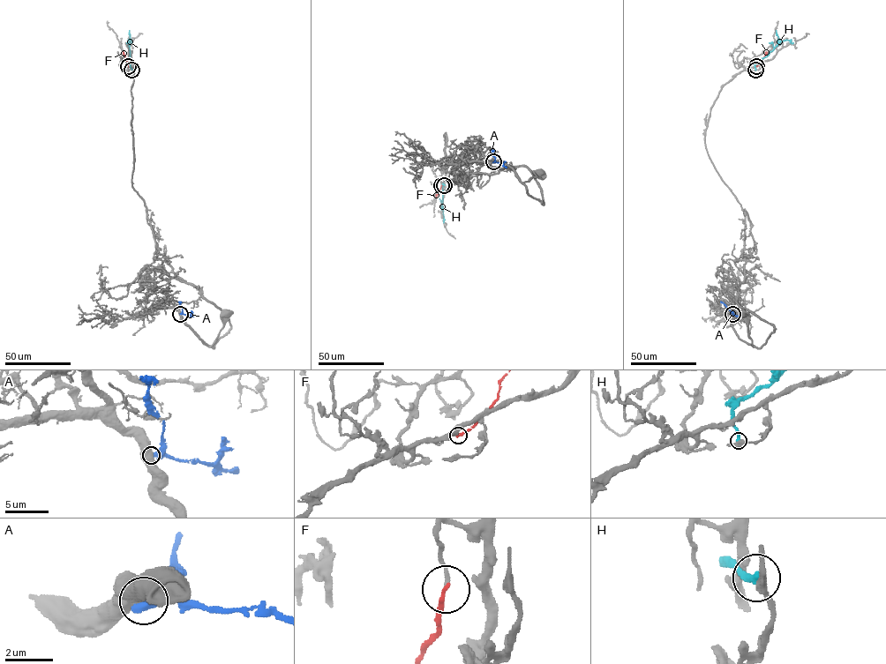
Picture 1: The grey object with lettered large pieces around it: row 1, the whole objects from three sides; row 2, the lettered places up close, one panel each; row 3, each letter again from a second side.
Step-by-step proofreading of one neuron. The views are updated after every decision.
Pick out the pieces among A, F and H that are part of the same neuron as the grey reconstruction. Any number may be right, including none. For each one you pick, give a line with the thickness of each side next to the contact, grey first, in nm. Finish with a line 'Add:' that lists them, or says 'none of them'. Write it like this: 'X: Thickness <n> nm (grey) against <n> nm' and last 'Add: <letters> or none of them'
Add: none of them

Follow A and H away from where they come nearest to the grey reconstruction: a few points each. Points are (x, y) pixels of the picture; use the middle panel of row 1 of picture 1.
A: (493, 162), (495, 157), (491, 150)
H: (444, 185), (444, 222)

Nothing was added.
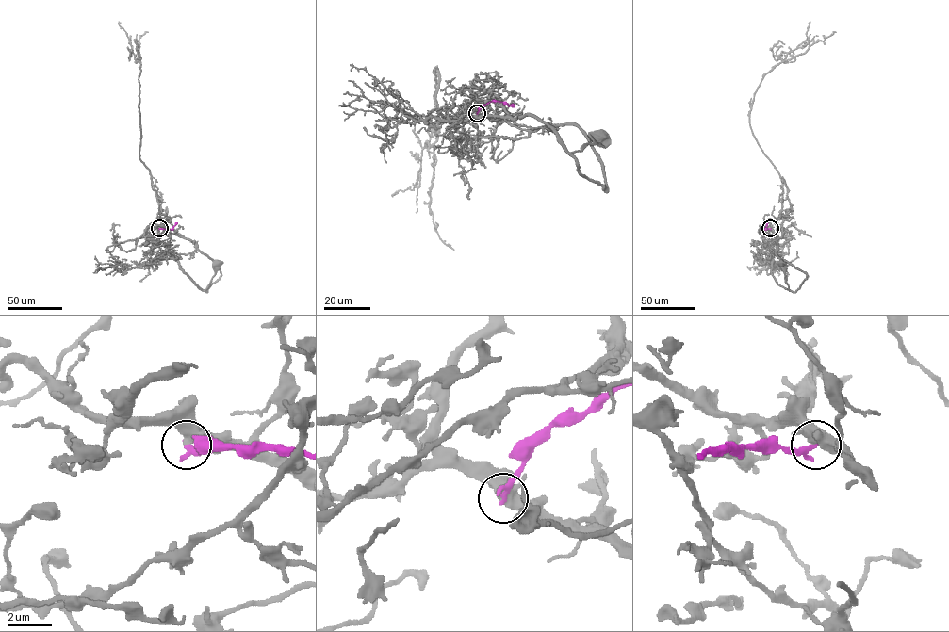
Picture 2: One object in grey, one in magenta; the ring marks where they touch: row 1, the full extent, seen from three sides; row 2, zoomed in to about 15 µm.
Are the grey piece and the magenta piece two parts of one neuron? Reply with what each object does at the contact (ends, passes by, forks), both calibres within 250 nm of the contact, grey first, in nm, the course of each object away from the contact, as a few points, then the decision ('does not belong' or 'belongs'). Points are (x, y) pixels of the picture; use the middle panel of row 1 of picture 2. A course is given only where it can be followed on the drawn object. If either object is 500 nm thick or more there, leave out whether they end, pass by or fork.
grey forks | magenta ends | 400/280 nm | grey via (477, 113), (521, 129), (576, 125), (603, 167), (606, 189), (581, 174), (570, 153), (593, 143), (597, 136) | magenta via (477, 113), (489, 102), (502, 102), (515, 107) | does not belong

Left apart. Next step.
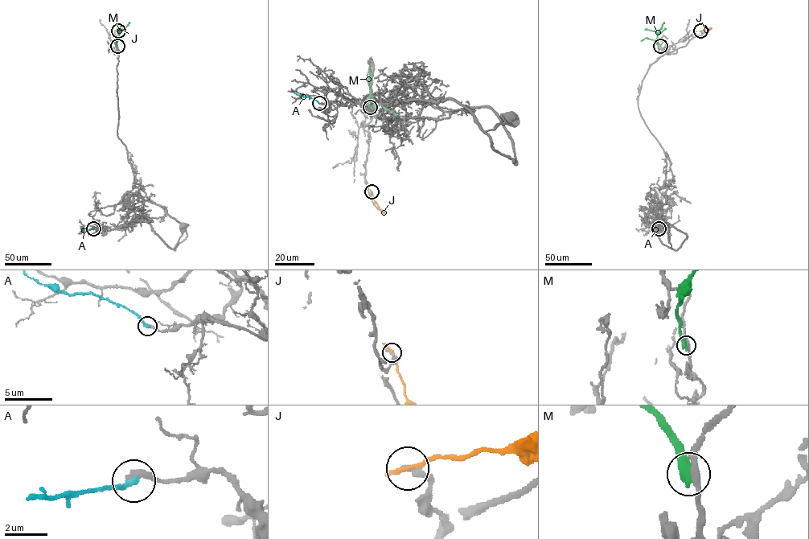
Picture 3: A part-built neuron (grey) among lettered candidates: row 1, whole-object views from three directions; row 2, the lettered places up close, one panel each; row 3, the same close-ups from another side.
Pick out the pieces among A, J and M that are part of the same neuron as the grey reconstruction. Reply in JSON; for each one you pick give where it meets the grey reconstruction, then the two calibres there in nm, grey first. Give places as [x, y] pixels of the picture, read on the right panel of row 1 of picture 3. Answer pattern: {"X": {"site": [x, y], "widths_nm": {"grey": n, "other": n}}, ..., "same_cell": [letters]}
{"A": {"site": [659, 228], "widths_nm": {"grey": 300, "other": 240}}, "same_cell": ["A"]}

